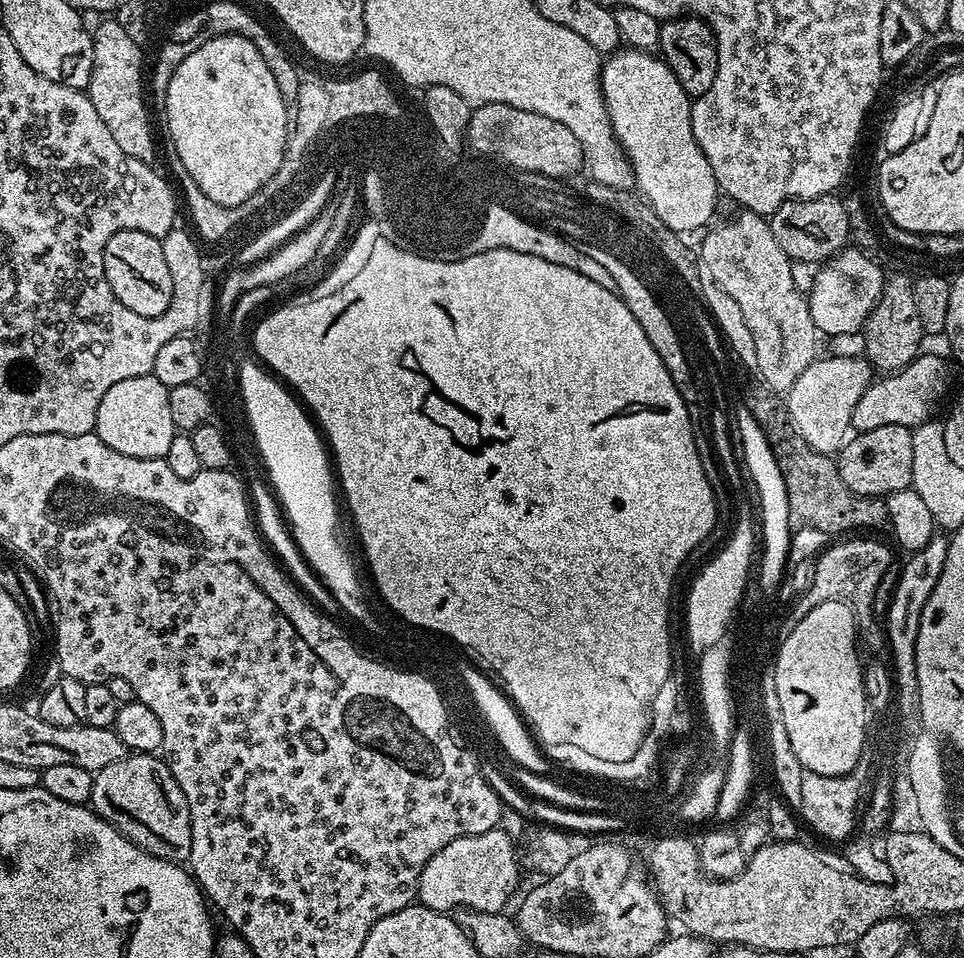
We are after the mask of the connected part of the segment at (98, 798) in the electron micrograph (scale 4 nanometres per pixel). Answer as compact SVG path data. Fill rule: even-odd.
M126 754L118 762L110 762L106 770L95 773L92 781L94 790L90 807L97 816L113 824L127 840L134 842L150 855L163 860L187 861L192 845L190 806L186 802L186 794L182 794L178 782L174 782L174 774L170 774L167 764L159 755Z

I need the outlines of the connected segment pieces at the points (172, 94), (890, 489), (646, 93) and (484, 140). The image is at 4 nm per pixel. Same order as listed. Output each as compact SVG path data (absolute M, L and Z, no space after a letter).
M215 36L212 40L207 40L202 46L191 49L188 57L178 66L178 70L174 70L174 74L170 78L166 102L162 108L163 111L168 111L168 132L172 135L172 148L176 151L175 159L182 166L186 166L190 178L194 178L194 182L198 182L198 190L202 190L202 194L206 194L206 198L210 198L210 202L218 202L223 208L236 208L239 203L246 201L247 196L251 195L252 187L258 181L266 180L269 177L268 171L276 162L280 161L287 142L286 108L280 107L280 102L284 98L285 96L279 92L274 74L270 74L270 66L266 66L266 58L262 58L258 46L254 46L254 42L241 36Z
M906 425L879 426L874 430L856 432L839 449L838 469L842 482L856 495L887 498L898 490L912 487L914 446L912 428Z
M625 47L603 61L600 69L600 88L604 92L604 105L612 123L612 132L620 142L624 155L632 164L632 175L639 195L653 208L655 218L675 234L686 234L695 228L703 229L716 208L718 189L716 179L706 162L706 154L698 146L692 129L692 100L682 90L678 78L659 55L639 52Z
M509 104L473 107L468 120L466 144L474 151L481 152L481 157L501 160L496 162L508 168L530 171L560 181L567 181L570 178L568 176L585 167L584 151L578 138L574 138L574 134L570 134L562 122L554 122L554 118L542 118L542 114L534 114L530 110L518 110Z

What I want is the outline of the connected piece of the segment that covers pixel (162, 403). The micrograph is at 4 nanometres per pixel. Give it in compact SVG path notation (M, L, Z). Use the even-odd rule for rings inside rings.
M151 374L114 382L114 386L102 394L102 402L98 402L94 429L96 437L106 442L110 450L118 450L118 454L151 460L163 458L166 450L170 450L170 442L178 435L174 418L170 418L168 390Z

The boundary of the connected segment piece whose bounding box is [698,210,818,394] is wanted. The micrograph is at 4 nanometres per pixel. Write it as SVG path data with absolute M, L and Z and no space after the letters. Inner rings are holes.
M740 210L737 213L729 224L703 233L705 236L698 247L698 260L740 310L754 342L756 372L761 376L757 377L773 392L784 394L794 386L798 374L817 359L818 333L810 318L805 293L796 289L793 261L789 260L782 246L774 242L771 223L756 212ZM749 256L747 272L738 274L735 262L746 260Z

